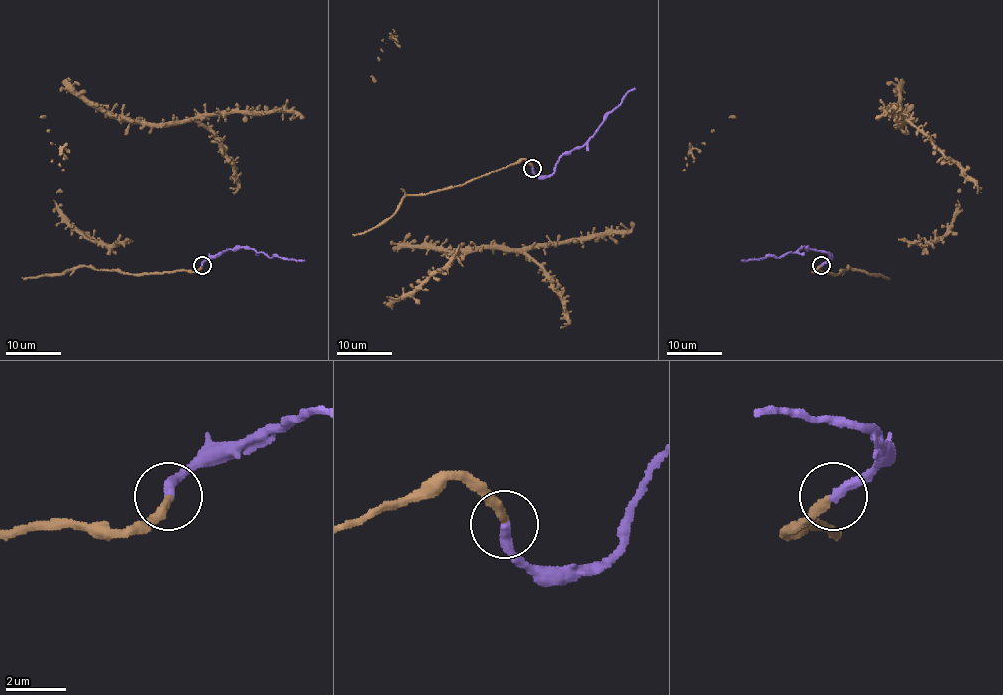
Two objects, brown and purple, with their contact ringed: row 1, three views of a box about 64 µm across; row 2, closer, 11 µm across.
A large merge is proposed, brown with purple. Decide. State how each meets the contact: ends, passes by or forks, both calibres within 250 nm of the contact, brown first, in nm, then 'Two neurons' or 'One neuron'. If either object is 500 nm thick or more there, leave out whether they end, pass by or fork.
At the ring brown ends. At the ring purple ends. Thickness 320 nm (brown) against 340 nm. One neuron

